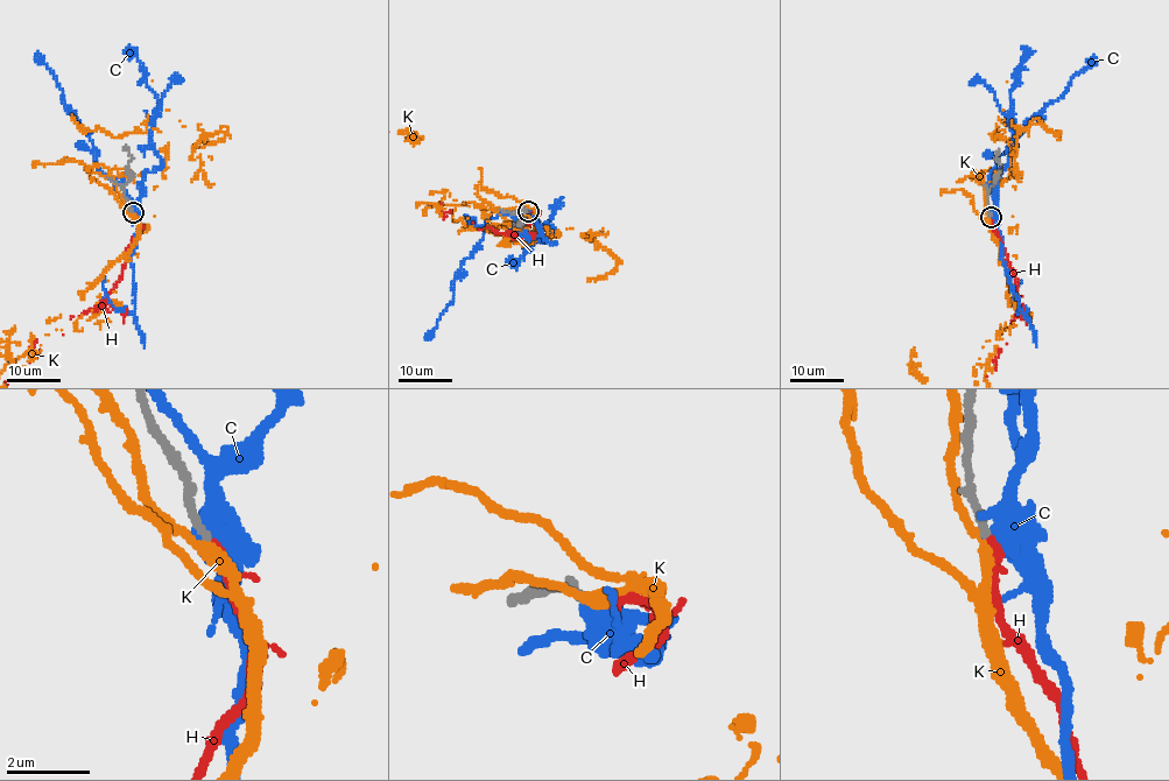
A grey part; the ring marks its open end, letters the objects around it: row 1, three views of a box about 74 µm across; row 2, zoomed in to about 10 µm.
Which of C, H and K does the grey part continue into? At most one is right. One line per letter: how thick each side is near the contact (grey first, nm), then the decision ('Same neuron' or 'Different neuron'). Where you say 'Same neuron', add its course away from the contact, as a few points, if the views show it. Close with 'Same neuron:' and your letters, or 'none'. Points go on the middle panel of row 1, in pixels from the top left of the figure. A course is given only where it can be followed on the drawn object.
C: Thickness 200 nm (grey) against 440 nm. Different neuron
H: Thickness 190 nm (grey) against 140 nm. Same neuron
K: Thickness 200 nm (grey) against 320 nm. Different neuron
Same neuron: H

